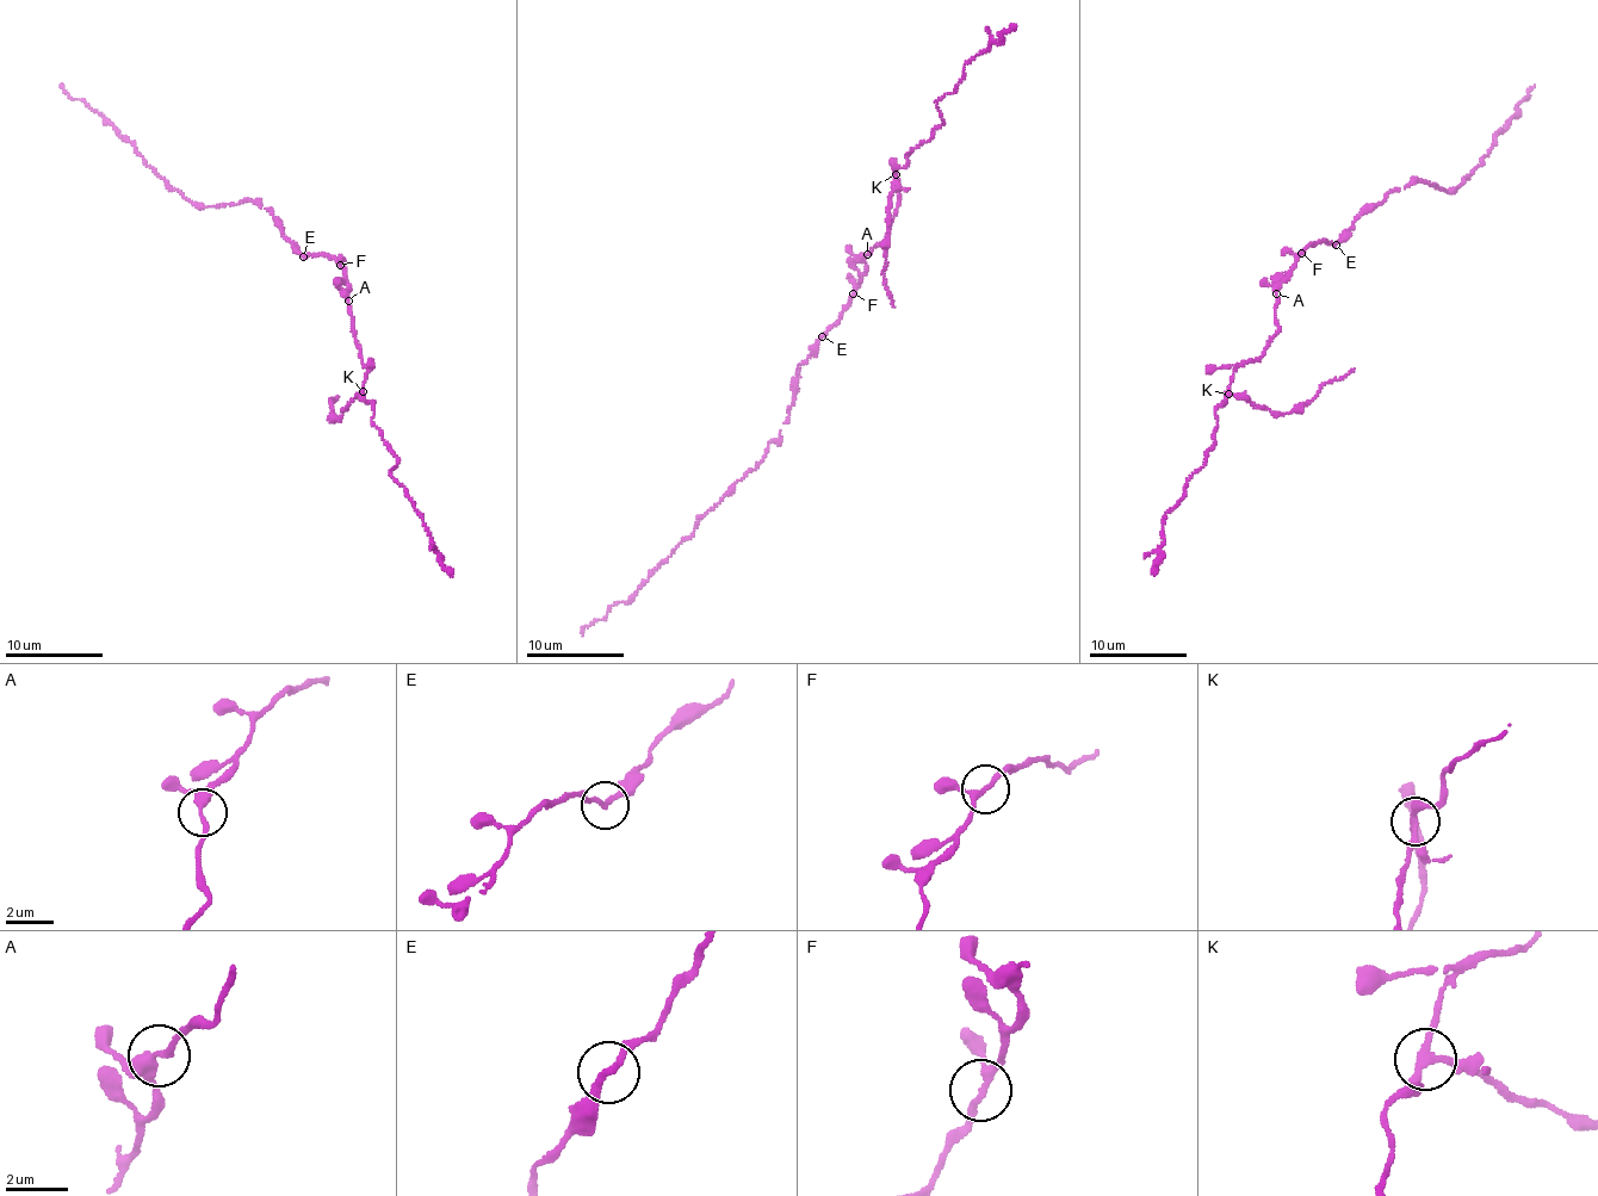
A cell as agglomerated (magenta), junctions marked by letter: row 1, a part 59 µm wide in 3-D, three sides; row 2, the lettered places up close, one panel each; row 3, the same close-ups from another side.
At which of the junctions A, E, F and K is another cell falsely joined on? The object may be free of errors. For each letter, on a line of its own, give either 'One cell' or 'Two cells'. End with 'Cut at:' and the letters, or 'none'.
A: One cell
E: One cell
F: One cell
K: Two cells
Cut at: K

